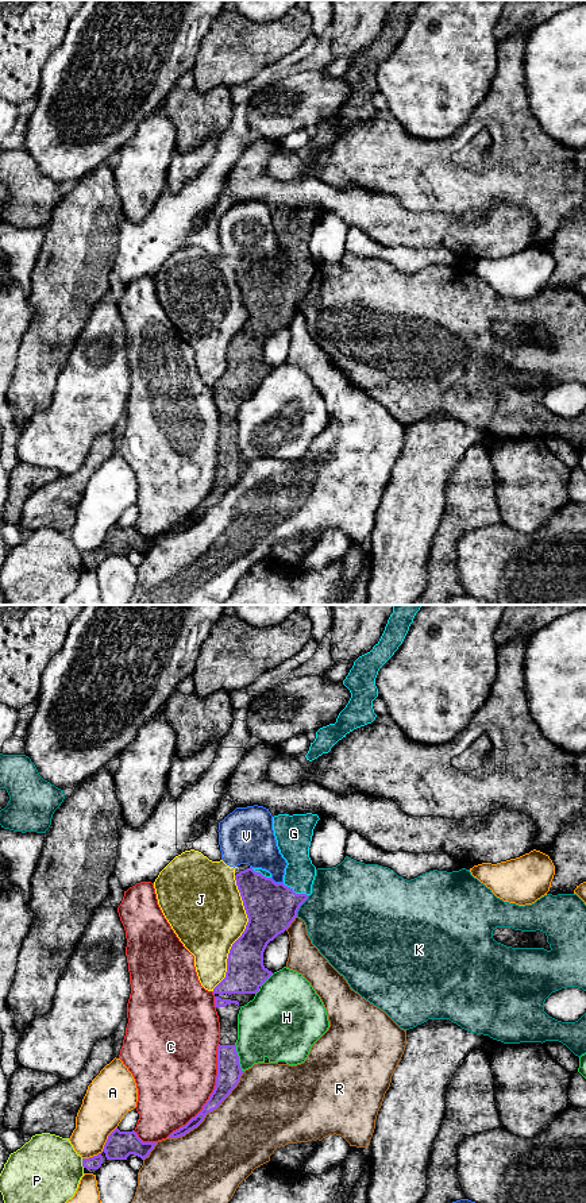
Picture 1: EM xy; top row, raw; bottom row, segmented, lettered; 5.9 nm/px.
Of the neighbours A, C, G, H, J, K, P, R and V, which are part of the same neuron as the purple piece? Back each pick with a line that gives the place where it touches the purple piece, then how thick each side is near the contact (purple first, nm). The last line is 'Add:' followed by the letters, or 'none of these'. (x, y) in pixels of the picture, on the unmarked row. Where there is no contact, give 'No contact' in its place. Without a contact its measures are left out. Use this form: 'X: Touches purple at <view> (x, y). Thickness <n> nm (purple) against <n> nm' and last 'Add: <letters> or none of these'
G: Touches purple at xy (295, 288). Thickness 300 nm (purple) against 180 nm
Add: G

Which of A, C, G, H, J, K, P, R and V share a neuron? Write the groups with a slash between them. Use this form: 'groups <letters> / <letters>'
groups A / C / G / H / J / K / P / R / V

